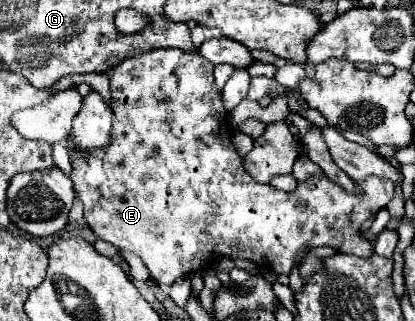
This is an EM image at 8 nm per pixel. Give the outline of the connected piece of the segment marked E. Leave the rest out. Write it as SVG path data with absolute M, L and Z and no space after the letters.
M180 48L142 52L114 66L110 74L114 110L112 144L98 148L92 156L80 156L68 144L74 166L70 178L78 198L84 202L84 218L92 232L118 250L140 256L152 280L168 286L190 272L209 268L217 257L246 258L268 266L276 274L290 276L300 250L332 246L338 252L360 258L372 256L372 242L360 236L360 226L394 198L392 184L380 178L364 180L360 182L364 196L342 192L326 176L310 176L306 182L298 182L292 194L280 192L270 184L256 184L244 172L242 158L232 142L228 112L214 84L212 68L214 64L204 60L200 52L184 52Z

